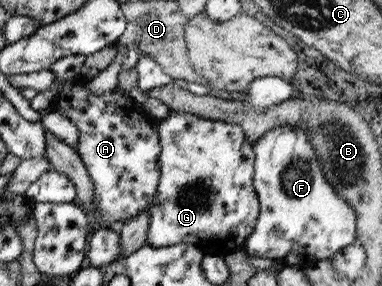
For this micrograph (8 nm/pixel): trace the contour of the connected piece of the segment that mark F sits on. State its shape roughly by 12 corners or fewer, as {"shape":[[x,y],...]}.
{"shape":[[302,128],[251,146],[244,253],[305,270],[353,242]]}

